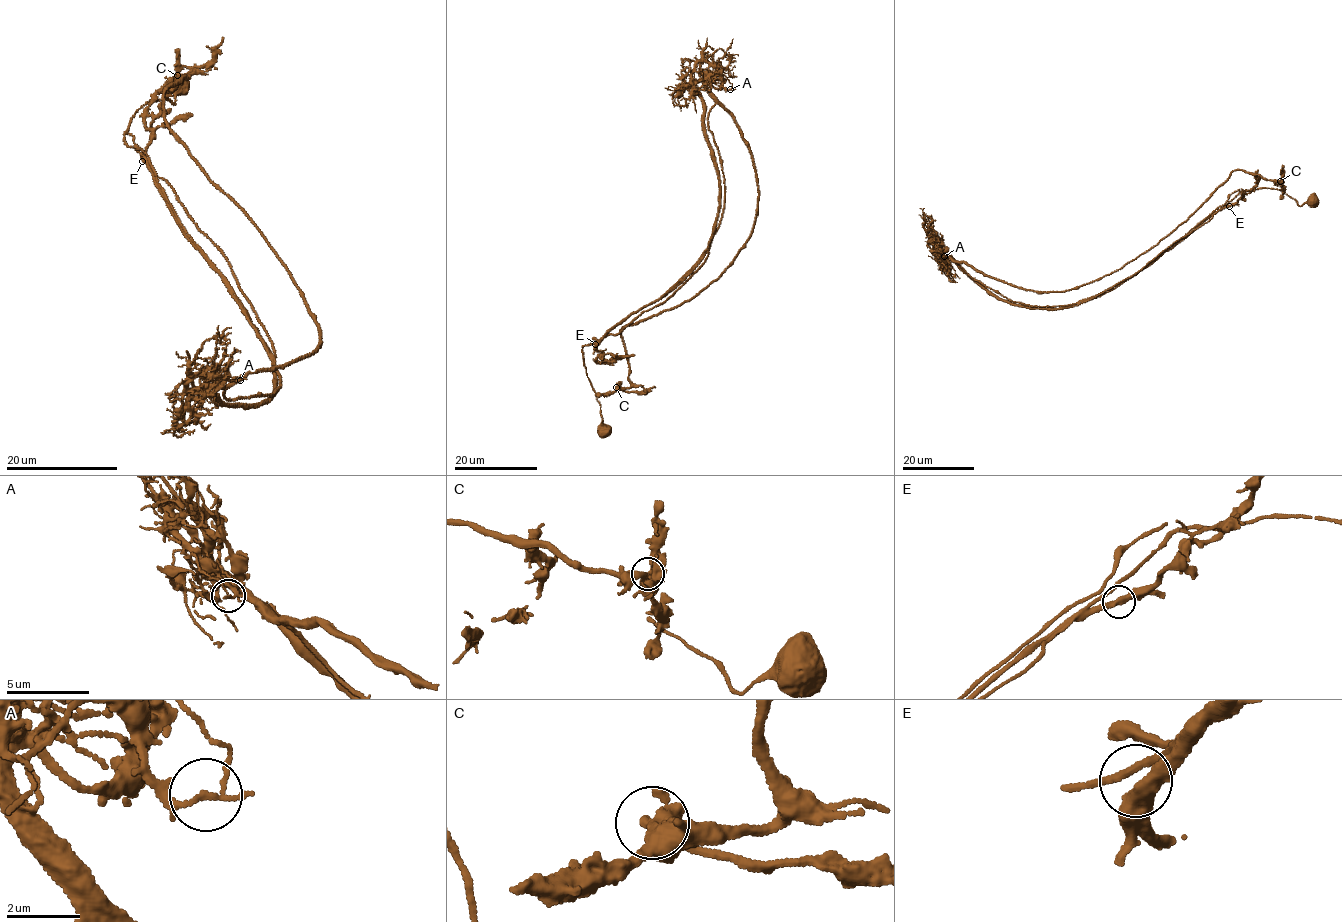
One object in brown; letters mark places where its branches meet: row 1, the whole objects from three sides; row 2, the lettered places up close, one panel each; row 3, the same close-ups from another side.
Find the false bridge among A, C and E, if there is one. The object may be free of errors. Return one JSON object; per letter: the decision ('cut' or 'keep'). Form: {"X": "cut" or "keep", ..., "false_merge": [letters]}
{"A": "cut", "C": "keep", "E": "keep", "false_merge": ["A"]}

